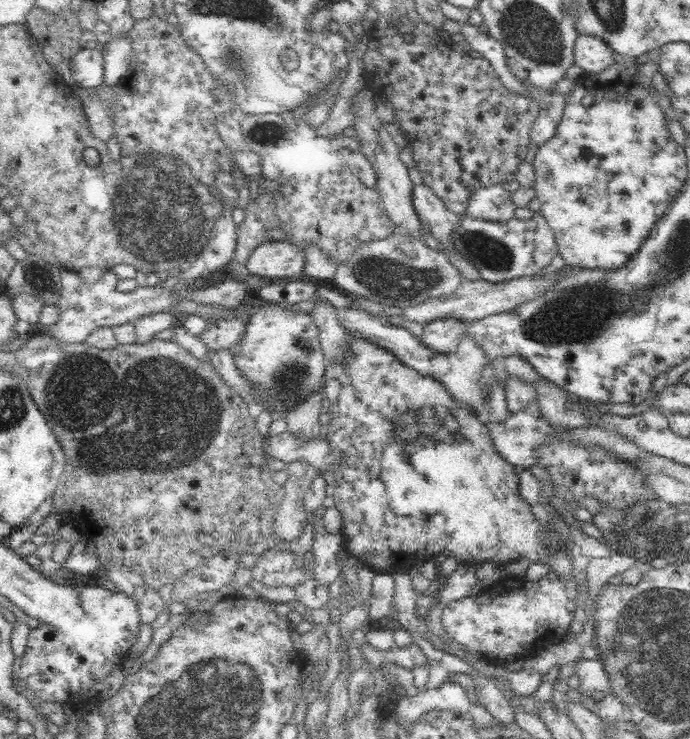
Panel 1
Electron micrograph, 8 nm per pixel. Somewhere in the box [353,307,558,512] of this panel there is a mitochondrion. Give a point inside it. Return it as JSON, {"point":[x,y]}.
{"point":[421,423]}

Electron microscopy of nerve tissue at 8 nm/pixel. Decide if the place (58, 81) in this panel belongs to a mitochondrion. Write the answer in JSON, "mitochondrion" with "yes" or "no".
{"mitochondrion":"no"}

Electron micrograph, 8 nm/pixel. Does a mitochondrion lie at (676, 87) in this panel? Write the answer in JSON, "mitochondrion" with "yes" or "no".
{"mitochondrion":"no"}

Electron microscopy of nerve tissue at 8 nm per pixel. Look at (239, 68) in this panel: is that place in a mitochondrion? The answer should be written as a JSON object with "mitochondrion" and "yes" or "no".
{"mitochondrion":"yes"}

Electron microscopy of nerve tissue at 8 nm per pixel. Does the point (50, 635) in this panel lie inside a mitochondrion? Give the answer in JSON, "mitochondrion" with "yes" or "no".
{"mitochondrion":"no"}

